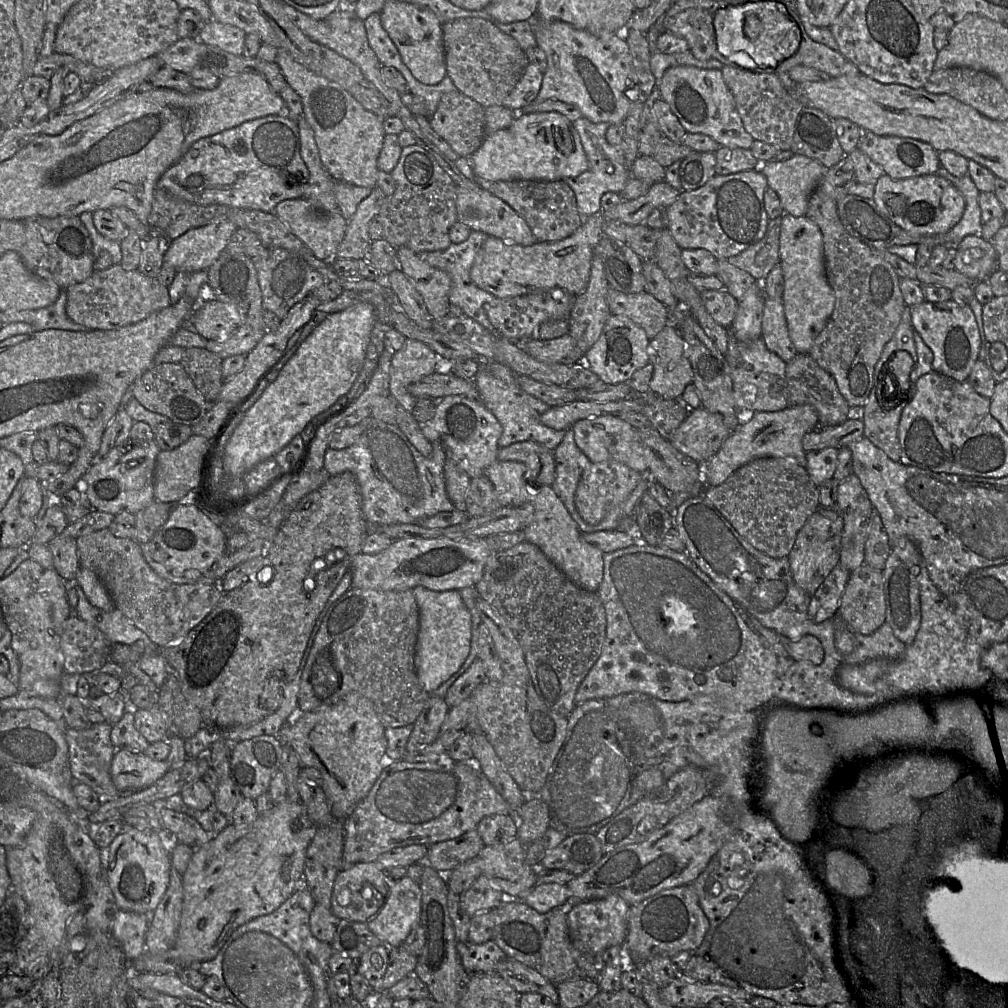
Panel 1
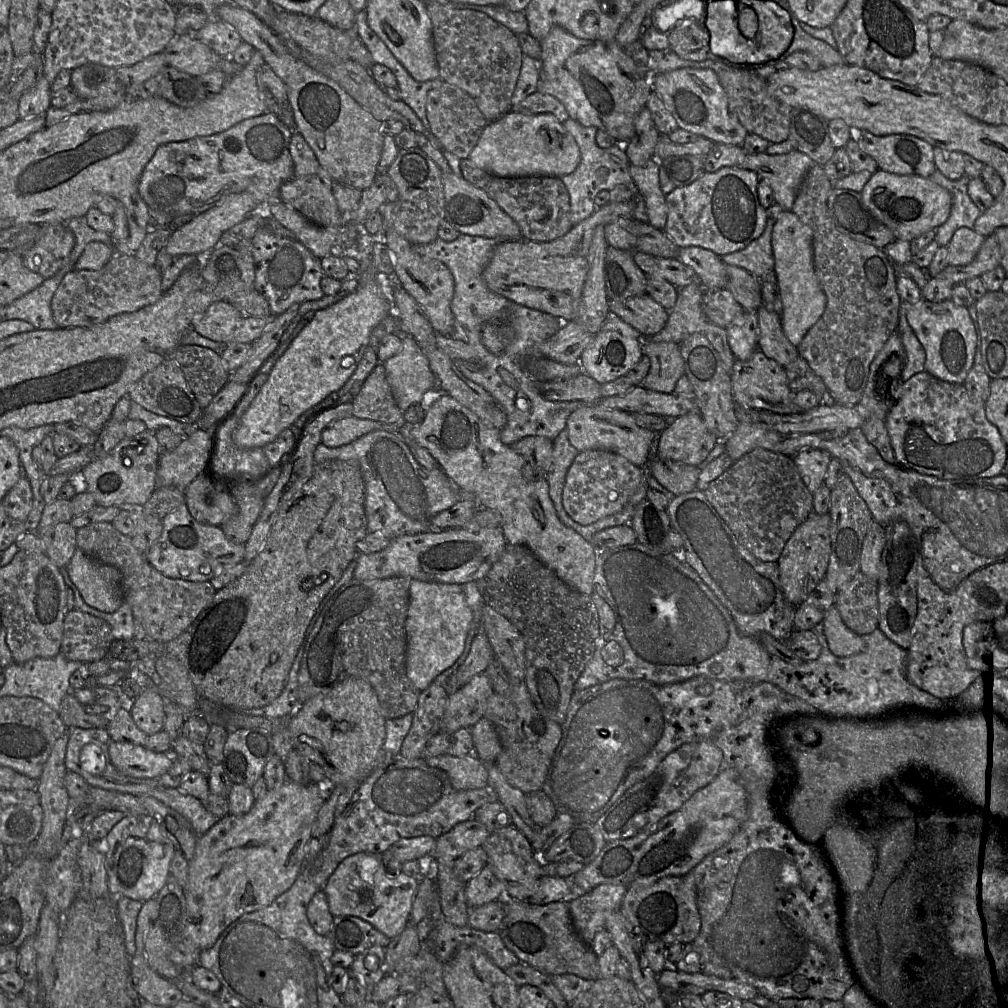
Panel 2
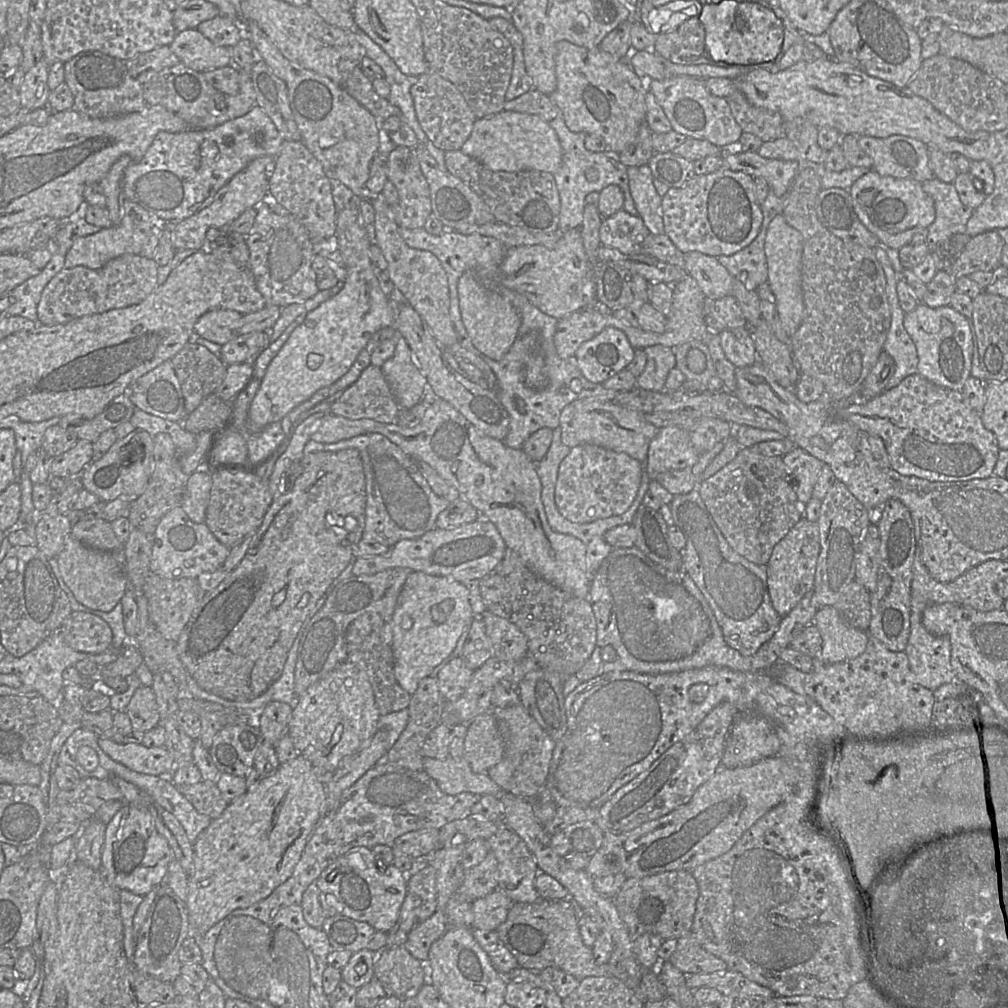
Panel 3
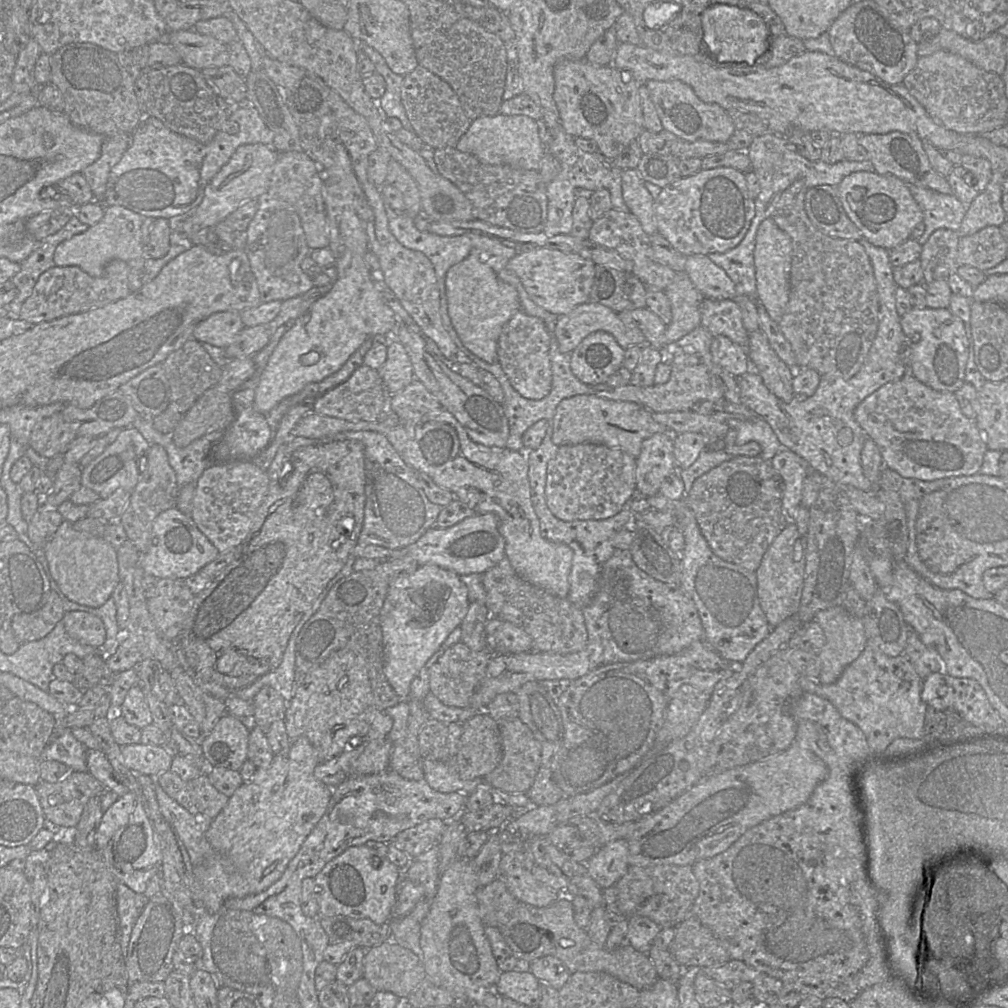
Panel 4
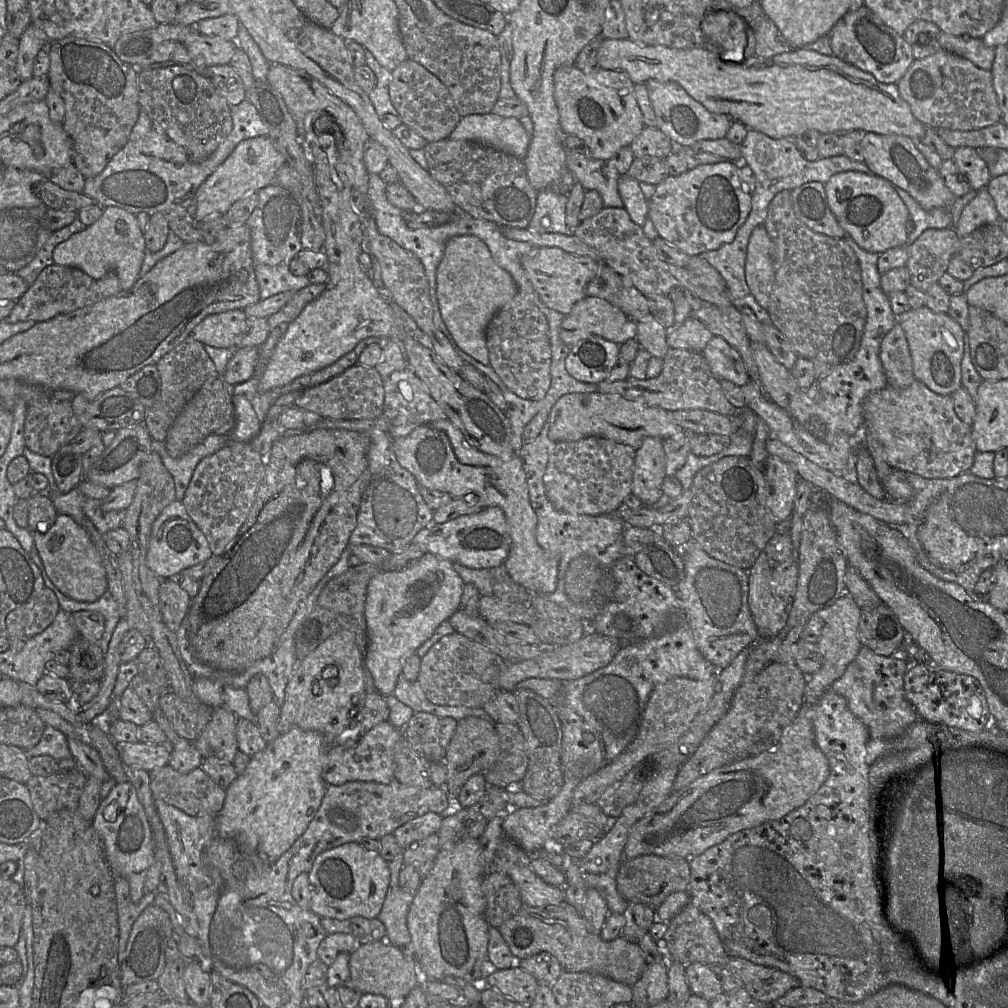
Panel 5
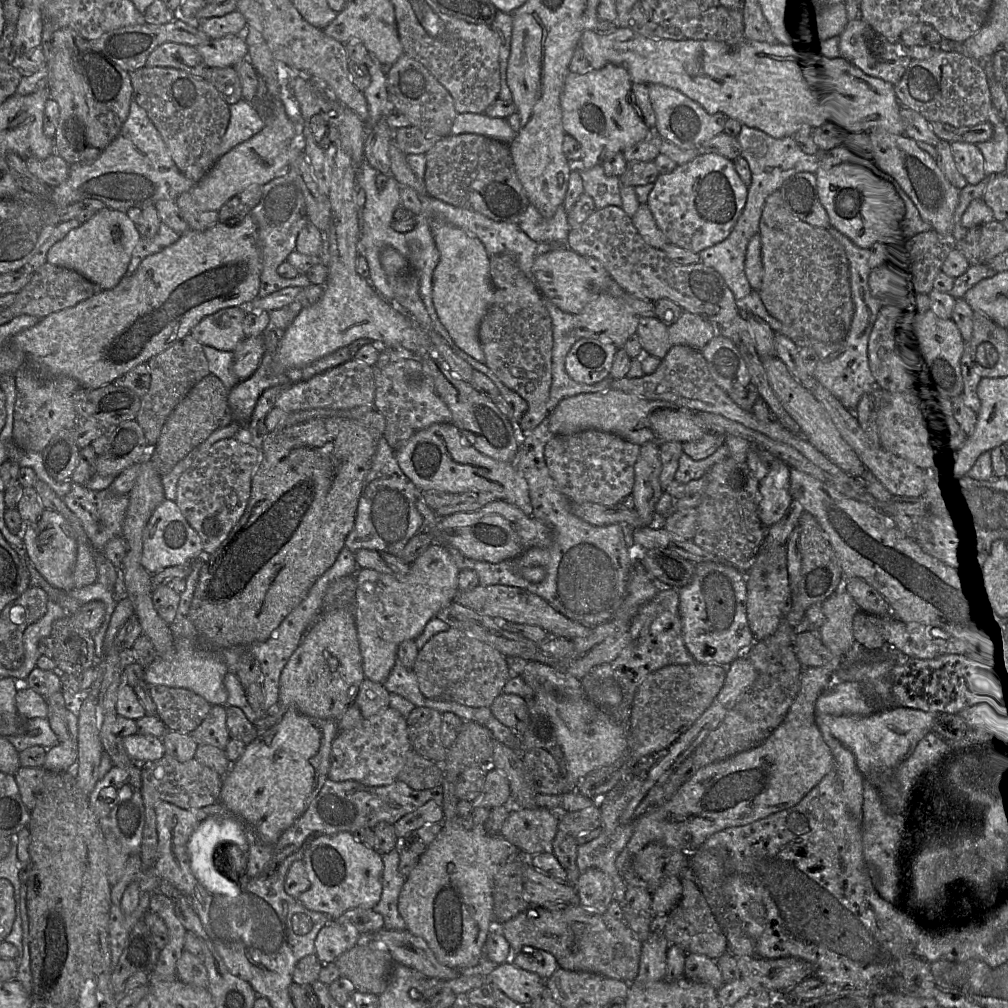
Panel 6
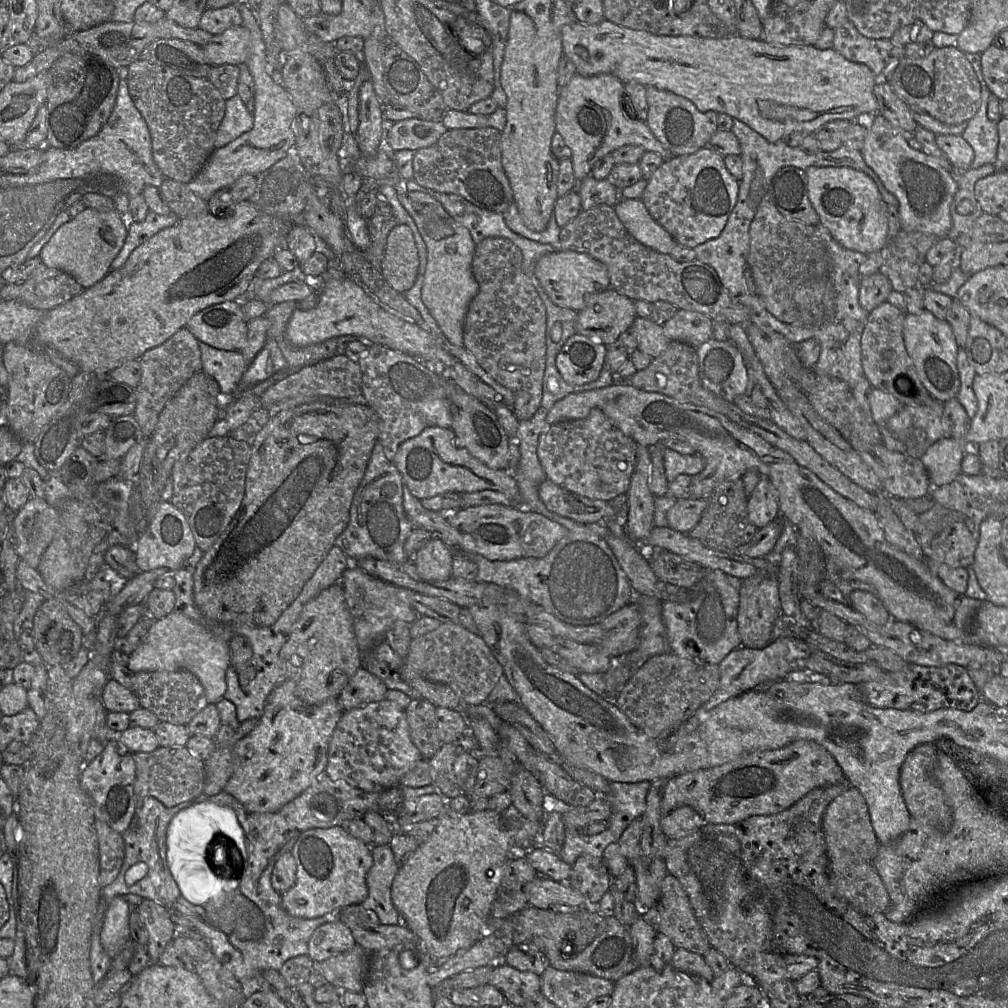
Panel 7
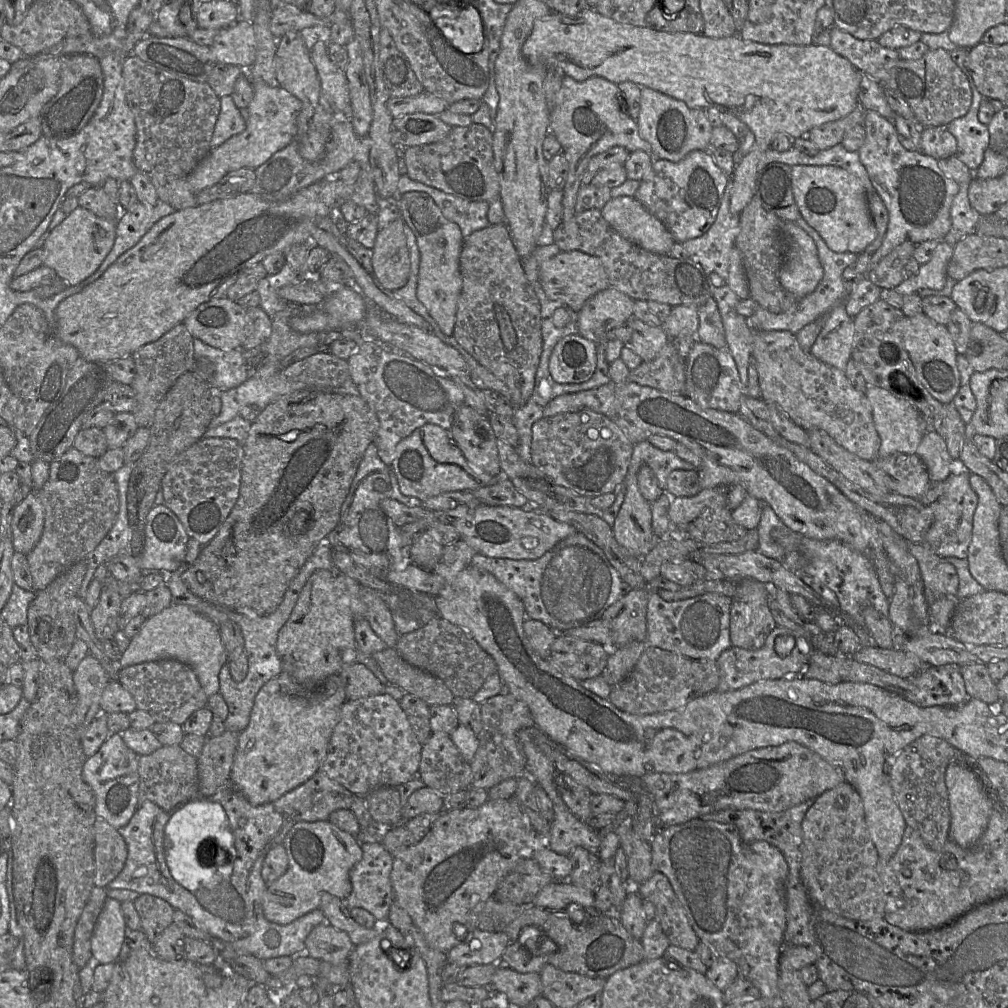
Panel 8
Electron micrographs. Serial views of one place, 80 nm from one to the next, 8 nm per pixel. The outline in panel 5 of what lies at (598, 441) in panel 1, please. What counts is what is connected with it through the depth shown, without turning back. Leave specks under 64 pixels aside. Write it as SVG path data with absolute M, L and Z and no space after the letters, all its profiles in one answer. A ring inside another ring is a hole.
M571 393L562 396L553 406L548 417L548 437L554 442L578 441L590 436L603 437L637 450L646 437L662 440L685 432L674 422L671 411L627 400L620 395Z

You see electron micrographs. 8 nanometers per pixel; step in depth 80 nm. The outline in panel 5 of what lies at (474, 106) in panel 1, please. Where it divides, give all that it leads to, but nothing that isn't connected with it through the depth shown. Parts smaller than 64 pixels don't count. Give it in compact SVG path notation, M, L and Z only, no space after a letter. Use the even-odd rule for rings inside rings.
M407 59L392 71L389 96L403 124L433 143L449 138L461 116L449 89L421 64Z

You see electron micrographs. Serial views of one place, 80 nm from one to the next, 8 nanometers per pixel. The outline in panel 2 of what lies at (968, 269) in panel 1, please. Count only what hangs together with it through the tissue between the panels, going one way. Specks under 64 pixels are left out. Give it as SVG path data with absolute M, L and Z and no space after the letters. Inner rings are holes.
M958 229L947 245L950 266L964 266L971 263L985 238L985 236L978 234L973 229Z

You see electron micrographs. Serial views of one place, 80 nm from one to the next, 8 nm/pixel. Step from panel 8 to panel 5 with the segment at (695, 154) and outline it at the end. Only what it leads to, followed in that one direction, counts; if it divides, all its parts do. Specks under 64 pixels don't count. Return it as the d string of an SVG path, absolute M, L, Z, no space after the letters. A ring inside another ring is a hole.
M729 160L698 165L678 176L668 176L656 185L656 190L648 200L648 217L658 233L670 245L689 256L716 250L734 240L738 229L751 211L752 197L738 174L738 163Z

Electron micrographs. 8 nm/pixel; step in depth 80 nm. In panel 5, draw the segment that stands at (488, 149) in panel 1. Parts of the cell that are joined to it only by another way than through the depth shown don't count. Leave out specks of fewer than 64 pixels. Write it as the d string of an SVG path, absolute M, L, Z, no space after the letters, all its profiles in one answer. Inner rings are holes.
M490 112L461 117L449 138L482 143L523 160L531 135L518 118L502 117Z

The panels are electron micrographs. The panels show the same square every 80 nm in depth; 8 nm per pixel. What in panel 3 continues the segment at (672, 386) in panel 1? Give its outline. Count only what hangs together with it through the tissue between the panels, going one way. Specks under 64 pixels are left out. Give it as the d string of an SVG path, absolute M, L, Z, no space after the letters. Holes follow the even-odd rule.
M654 345L643 350L647 363L643 373L636 378L636 386L647 391L662 392L670 370L676 367L674 348Z

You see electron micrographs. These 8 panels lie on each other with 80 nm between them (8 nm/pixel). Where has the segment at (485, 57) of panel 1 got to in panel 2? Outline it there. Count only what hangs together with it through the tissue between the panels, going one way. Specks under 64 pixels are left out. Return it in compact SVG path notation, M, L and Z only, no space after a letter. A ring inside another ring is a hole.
M438 2L425 3L433 27L433 43L439 77L469 94L488 121L493 121L511 110L511 97L522 65L523 51L517 35L487 14L471 9L452 8Z

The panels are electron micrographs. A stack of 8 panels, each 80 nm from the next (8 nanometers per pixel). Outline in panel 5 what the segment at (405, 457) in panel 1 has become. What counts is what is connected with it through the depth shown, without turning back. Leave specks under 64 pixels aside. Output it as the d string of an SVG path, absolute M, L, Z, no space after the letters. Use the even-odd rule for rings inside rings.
M324 418L318 428L345 429L367 433L370 437L366 484L357 517L357 525L349 538L349 546L370 545L393 553L408 547L425 527L435 523L434 511L424 501L415 477L396 458L393 439L376 427L374 420L337 420Z

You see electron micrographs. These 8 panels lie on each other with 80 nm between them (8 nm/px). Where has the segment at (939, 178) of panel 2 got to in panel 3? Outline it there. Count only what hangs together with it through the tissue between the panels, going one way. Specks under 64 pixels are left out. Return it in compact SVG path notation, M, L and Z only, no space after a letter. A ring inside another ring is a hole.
M934 178L922 183L922 188L933 198L935 205L935 220L927 228L928 236L924 242L931 253L953 235L966 233L974 209L962 203L953 183Z

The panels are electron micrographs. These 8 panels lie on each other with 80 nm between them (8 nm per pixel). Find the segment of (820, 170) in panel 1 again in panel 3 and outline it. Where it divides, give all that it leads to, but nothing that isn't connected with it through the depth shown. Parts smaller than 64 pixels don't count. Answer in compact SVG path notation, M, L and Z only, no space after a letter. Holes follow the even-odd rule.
M722 151L721 155L723 168L764 178L778 197L786 196L799 171L797 161L764 158L757 152Z

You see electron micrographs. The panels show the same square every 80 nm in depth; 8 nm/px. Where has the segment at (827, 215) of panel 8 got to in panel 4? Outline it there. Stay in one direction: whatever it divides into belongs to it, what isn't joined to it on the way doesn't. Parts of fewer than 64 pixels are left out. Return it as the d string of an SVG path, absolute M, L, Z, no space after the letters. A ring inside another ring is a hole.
M854 172L837 186L843 208L864 239L875 246L891 250L910 239L913 229L923 222L923 211L913 198L909 185L893 175Z

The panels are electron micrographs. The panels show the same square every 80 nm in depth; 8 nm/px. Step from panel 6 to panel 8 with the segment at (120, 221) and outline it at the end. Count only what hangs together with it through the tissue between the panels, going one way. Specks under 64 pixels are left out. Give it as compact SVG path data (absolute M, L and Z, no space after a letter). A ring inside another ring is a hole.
M78 207L50 232L42 247L43 265L55 270L58 277L69 285L77 285L99 268L113 248L115 237L116 222Z

